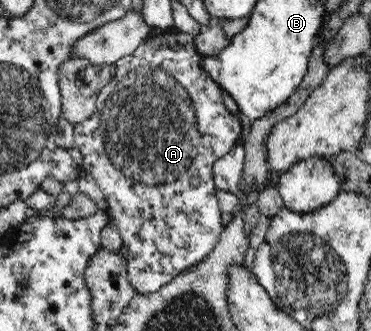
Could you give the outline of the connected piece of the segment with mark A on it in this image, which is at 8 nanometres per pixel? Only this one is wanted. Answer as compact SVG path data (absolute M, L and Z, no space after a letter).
M171 29L171 31L162 32L157 37L149 36L132 55L119 59L116 65L117 76L99 94L93 115L83 123L74 125L74 148L82 155L81 167L101 186L110 211L109 217L118 227L120 236L128 247L127 271L131 285L137 293L149 294L159 291L161 286L171 281L175 275L179 275L182 270L189 269L191 265L203 261L217 245L226 218L221 214L215 197L216 187L212 168L217 159L225 157L232 147L240 142L241 125L239 120L223 106L222 90L205 73L194 38L187 33Z

